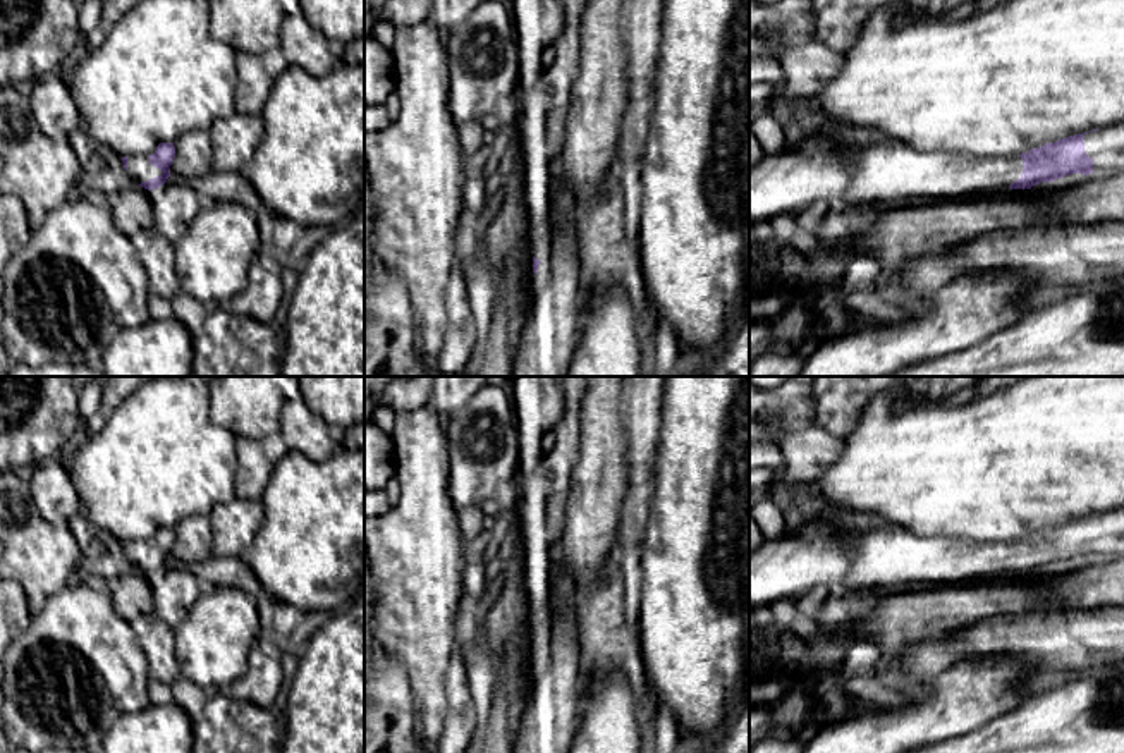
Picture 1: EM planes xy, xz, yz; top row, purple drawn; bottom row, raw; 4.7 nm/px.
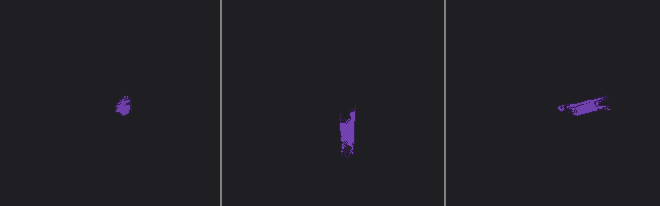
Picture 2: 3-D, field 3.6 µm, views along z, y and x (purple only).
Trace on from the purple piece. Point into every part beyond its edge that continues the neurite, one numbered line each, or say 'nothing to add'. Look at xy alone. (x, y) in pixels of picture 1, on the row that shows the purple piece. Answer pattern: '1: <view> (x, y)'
1: xy (140, 169)

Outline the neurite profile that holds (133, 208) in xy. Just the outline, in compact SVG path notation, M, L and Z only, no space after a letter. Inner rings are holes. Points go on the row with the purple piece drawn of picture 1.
M131 187L108 196L112 220L115 227L132 239L134 236L155 227L151 194L144 187Z

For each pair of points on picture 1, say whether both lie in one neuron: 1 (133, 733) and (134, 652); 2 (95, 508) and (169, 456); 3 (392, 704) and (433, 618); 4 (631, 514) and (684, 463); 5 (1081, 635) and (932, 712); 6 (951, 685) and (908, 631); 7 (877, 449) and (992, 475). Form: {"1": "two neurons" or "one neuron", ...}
{"1": "two neurons", "2": "one neuron", "3": "two neurons", "4": "two neurons", "5": "two neurons", "6": "two neurons", "7": "one neuron"}

